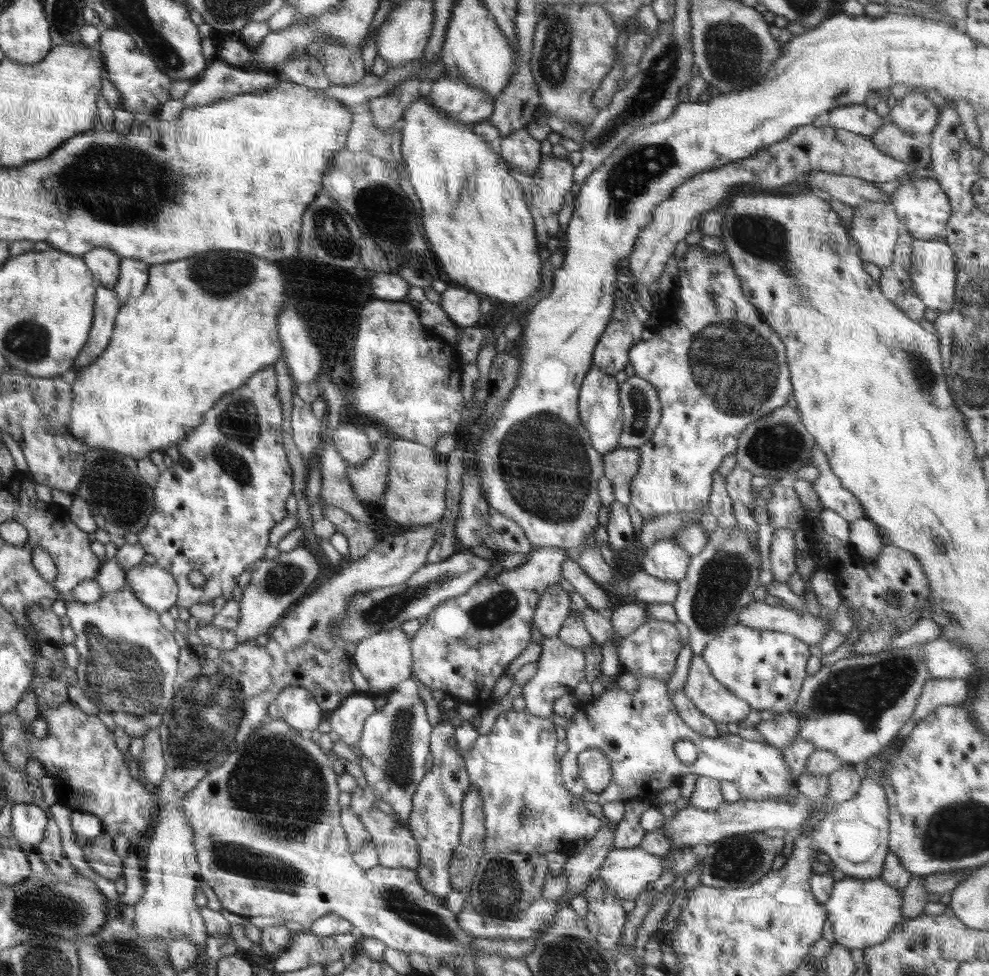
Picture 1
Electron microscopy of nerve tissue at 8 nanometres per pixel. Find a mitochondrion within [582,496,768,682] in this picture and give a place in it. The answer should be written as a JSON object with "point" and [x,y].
{"point":[725,578]}

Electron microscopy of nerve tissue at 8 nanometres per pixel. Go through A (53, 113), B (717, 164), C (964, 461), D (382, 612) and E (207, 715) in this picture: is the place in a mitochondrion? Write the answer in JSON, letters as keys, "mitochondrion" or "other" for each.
{"A":"other","B":"other","C":"other","D":"mitochondrion","E":"mitochondrion"}

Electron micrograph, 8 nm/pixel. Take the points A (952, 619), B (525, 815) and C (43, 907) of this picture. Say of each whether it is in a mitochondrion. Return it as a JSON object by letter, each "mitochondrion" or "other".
{"A":"mitochondrion","B":"mitochondrion","C":"mitochondrion"}

